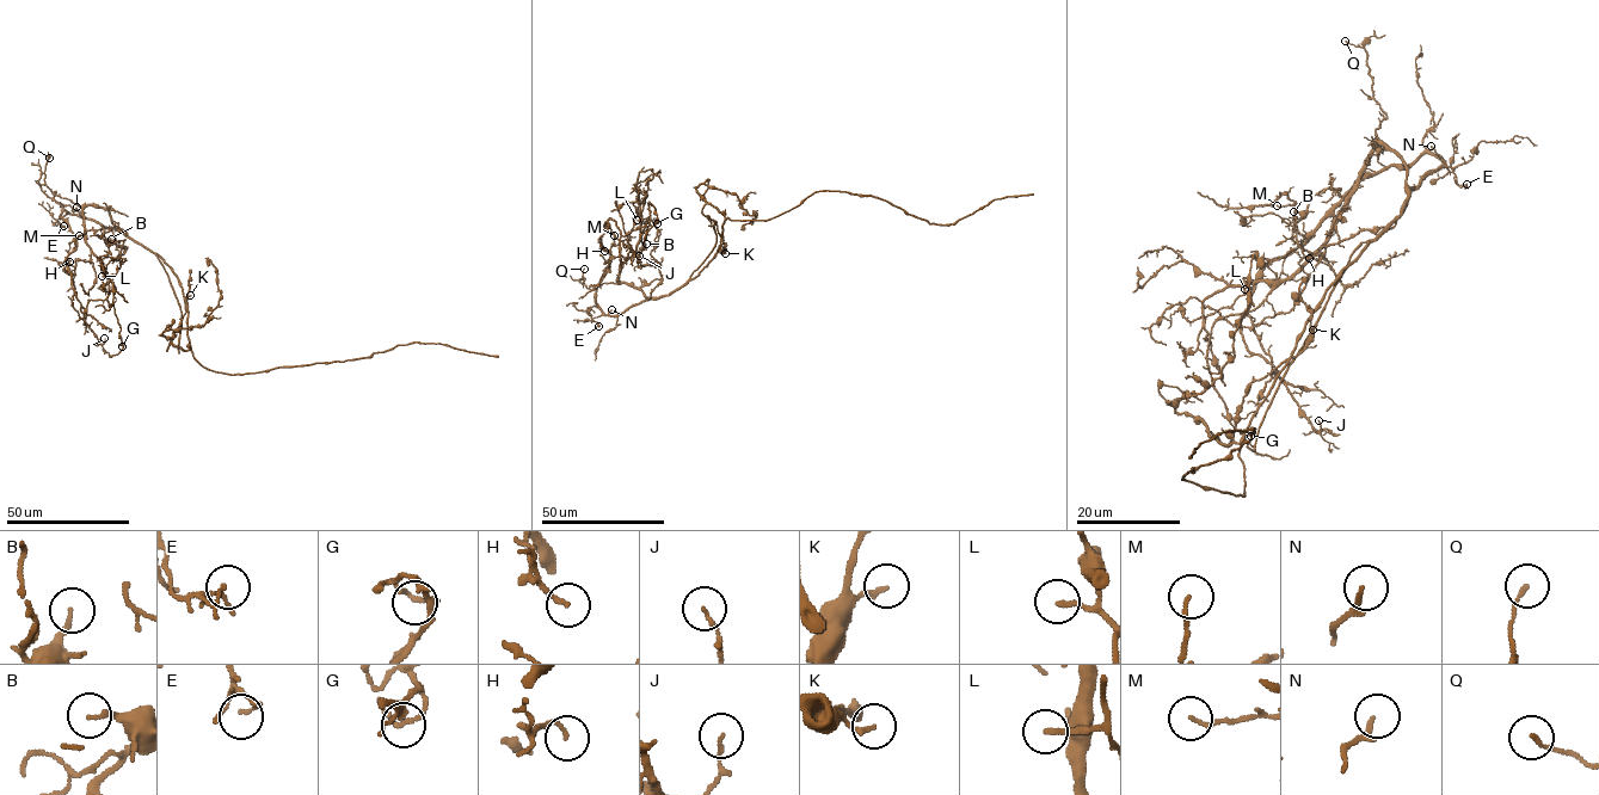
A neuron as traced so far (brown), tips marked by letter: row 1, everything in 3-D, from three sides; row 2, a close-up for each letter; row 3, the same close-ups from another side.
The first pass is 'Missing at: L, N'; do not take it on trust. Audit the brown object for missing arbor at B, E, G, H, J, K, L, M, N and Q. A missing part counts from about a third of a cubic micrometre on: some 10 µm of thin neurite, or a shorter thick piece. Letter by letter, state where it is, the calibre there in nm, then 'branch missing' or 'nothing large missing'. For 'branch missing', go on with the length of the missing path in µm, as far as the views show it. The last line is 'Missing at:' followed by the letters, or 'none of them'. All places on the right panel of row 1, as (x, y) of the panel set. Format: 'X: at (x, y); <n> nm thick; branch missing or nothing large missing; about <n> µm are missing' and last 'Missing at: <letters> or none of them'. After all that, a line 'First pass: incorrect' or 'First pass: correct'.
B: at (1293, 211); 160 nm thick; nothing large missing
E: at (1467, 184); 100 nm thick; nothing large missing
G: at (1250, 436); 140 nm thick; nothing large missing
H: at (1309, 258); 120 nm thick; nothing large missing
J: at (1318, 420); 120 nm thick; nothing large missing
K: at (1312, 330); 170 nm thick; nothing large missing
L: at (1244, 289); 170 nm thick; branch missing; about 15 µm are missing
M: at (1277, 205); 120 nm thick; nothing large missing
N: at (1431, 146); 150 nm thick; branch missing; about 15 µm are missing
Q: at (1345, 41); 130 nm thick; nothing large missing
Missing at: L, N
First pass: correct

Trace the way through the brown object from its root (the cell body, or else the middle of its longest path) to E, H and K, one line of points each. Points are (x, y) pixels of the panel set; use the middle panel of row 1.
E: (720, 245), (692, 279), (668, 295), (641, 301), (617, 314), (595, 316), (592, 320), (598, 326)
H: (720, 245), (692, 279), (614, 315), (606, 315), (596, 301), (610, 258), (602, 245), (604, 251)
K: (720, 245), (724, 215), (706, 203), (701, 213), (717, 225), (720, 250), (725, 253)

